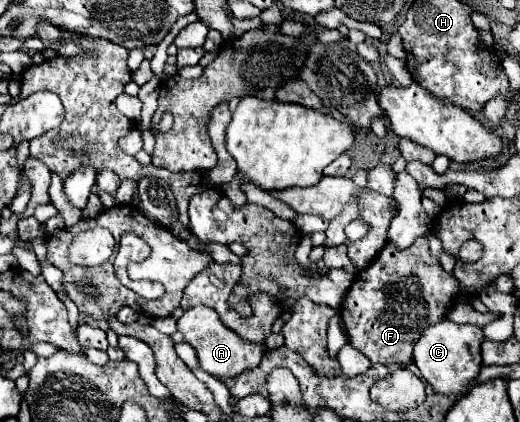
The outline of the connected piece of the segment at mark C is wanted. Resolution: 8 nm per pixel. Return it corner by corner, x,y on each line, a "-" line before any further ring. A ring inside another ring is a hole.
444,318
438,324
424,330
424,334
414,346
414,362
422,378
426,378
438,394
456,394
458,398
462,398
468,394
468,382
474,382
476,374
480,374
482,340
484,334
480,326
470,326
470,324
458,326
448,318

